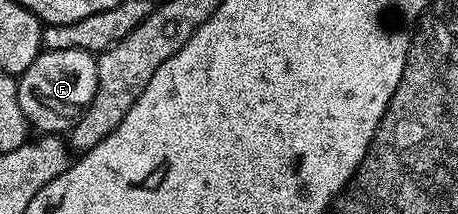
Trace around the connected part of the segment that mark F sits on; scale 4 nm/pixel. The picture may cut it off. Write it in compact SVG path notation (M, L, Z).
M45 50L39 52L37 58L24 70L21 76L17 77L18 101L20 110L26 115L27 121L34 124L42 134L62 134L73 128L74 121L82 115L82 109L87 108L96 94L98 85L98 61L95 53L84 50Z

